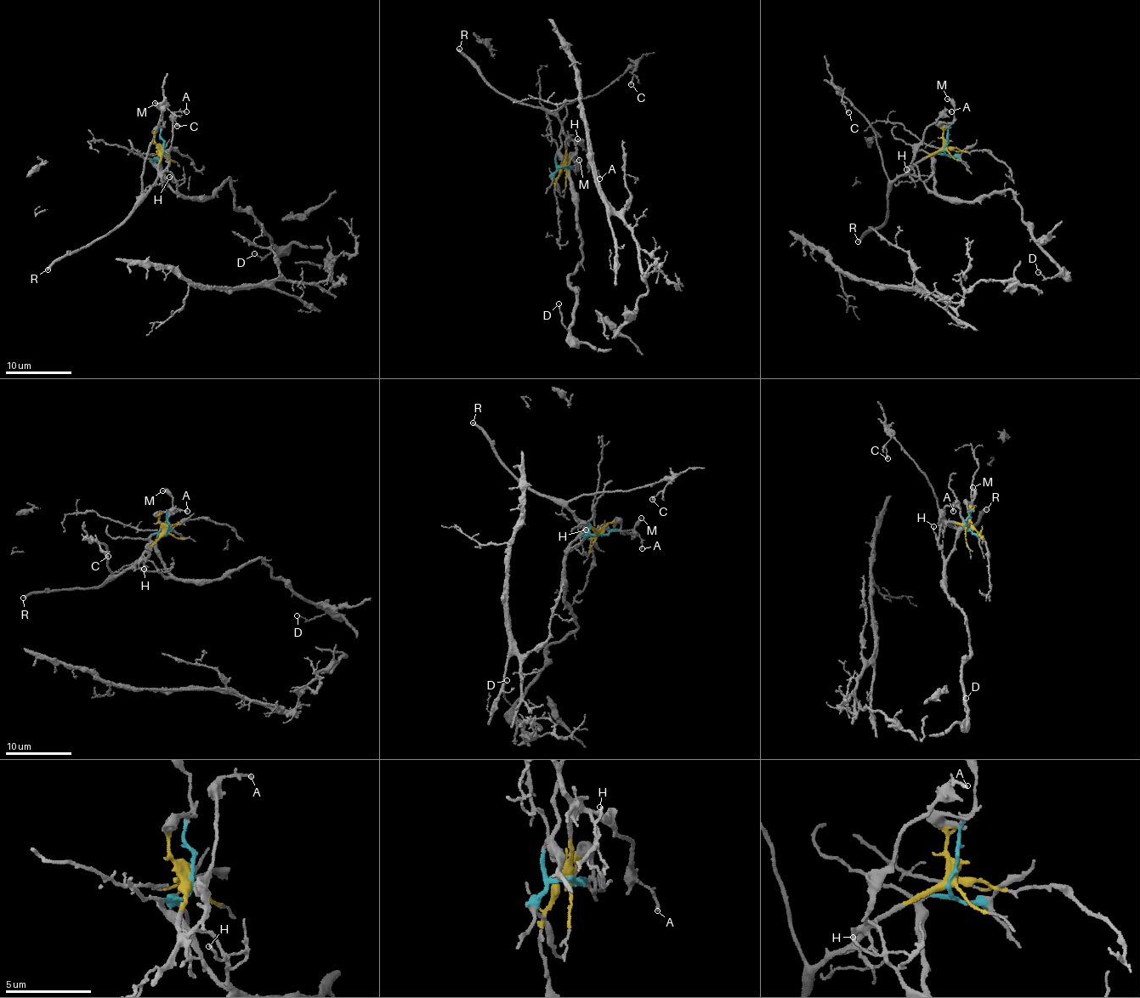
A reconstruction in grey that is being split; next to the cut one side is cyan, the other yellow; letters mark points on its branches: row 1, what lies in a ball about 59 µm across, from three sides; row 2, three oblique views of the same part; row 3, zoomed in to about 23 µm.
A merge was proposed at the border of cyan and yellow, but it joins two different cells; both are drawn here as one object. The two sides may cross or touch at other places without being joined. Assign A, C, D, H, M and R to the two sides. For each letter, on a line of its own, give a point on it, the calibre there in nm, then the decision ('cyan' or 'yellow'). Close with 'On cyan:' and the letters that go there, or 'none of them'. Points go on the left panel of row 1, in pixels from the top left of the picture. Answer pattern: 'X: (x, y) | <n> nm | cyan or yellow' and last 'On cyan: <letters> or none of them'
A: (186, 111) | 160 nm | yellow
C: (177, 126) | 150 nm | yellow
D: (254, 253) | 90 nm | cyan
H: (169, 177) | 150 nm | cyan
M: (155, 103) | 240 nm | cyan
R: (48, 269) | 280 nm | yellow
On cyan: D, H, M

